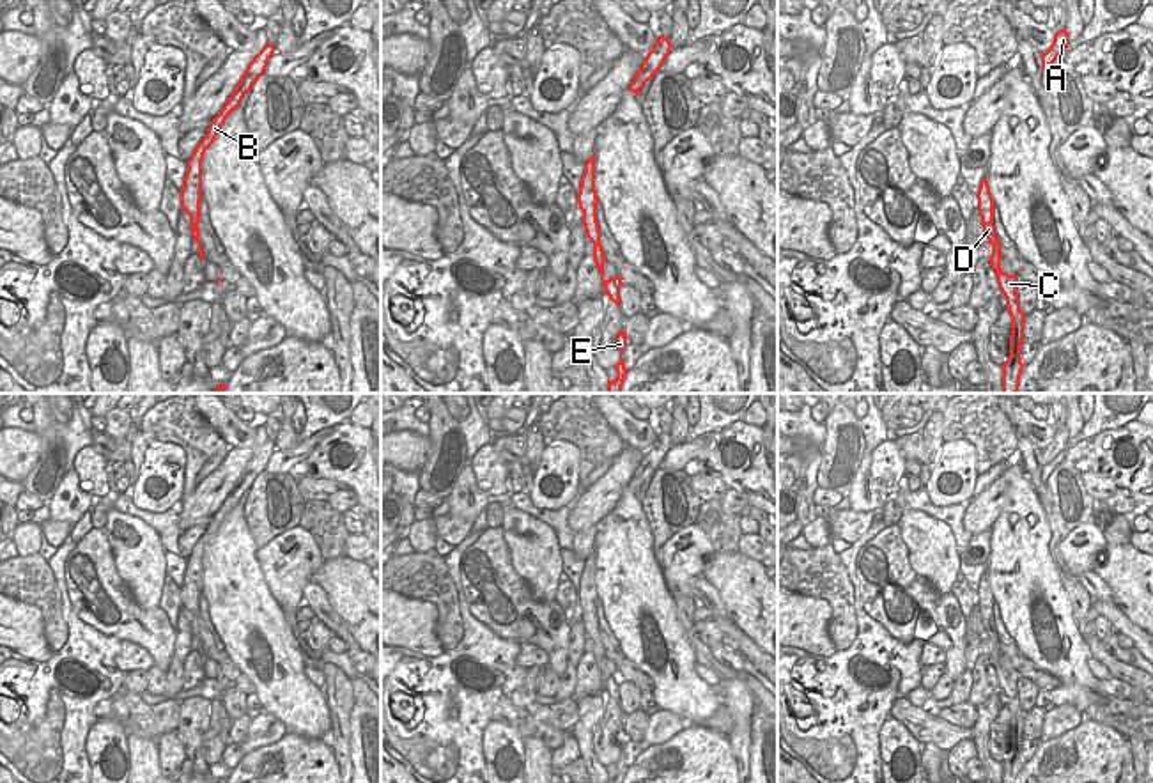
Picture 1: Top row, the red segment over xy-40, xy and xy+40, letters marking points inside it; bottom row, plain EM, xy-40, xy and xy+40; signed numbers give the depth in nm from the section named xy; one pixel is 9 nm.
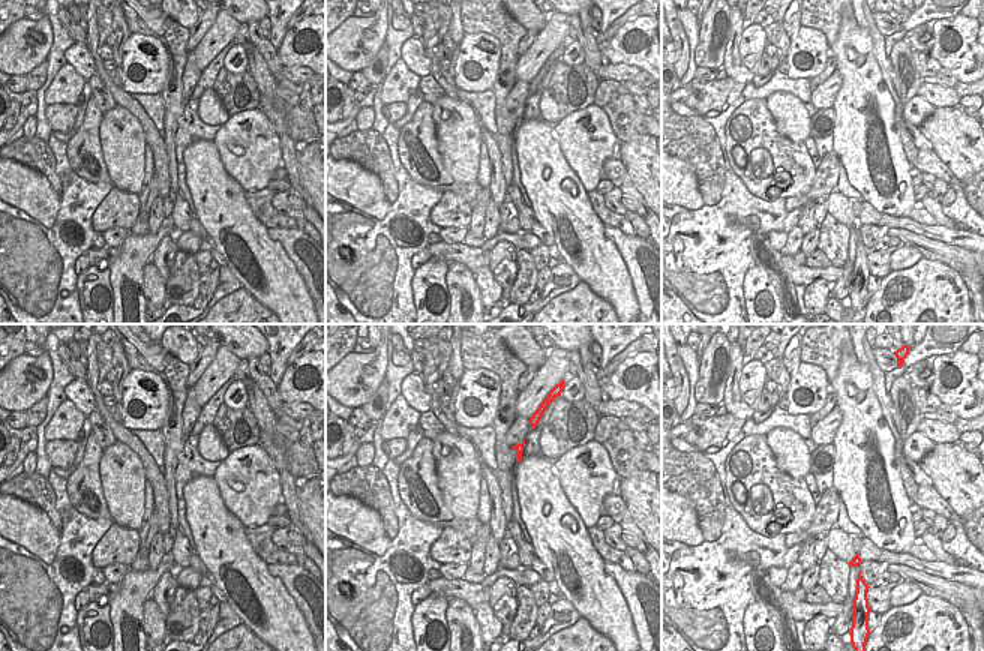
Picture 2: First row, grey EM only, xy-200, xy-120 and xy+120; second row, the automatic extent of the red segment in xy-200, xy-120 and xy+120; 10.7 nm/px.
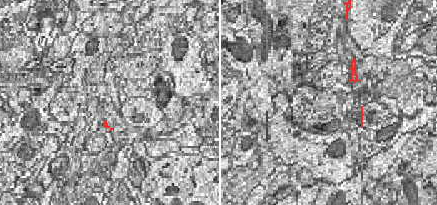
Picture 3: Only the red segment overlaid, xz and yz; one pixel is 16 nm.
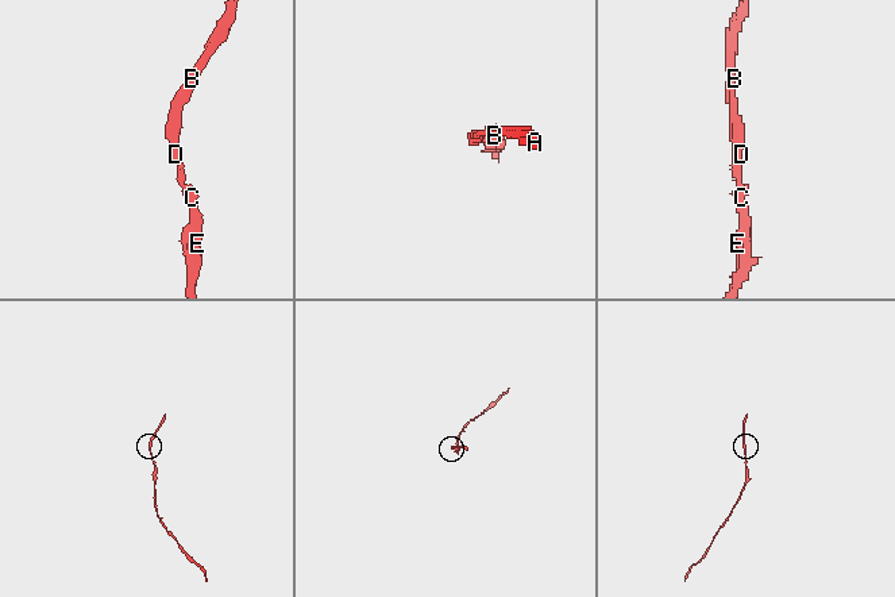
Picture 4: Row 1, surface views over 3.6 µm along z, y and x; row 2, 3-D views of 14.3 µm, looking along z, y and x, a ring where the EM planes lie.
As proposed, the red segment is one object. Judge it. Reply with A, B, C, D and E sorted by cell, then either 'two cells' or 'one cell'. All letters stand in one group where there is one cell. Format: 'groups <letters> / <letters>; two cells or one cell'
groups A B C D E; one cell

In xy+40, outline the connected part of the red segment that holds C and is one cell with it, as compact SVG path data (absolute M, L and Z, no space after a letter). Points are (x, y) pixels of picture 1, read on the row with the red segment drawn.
M987 177L981 179L978 193L978 211L983 223L983 234L992 244L990 266L997 273L997 283L1001 292L1006 298L1006 308L1011 317L1011 335L1010 335L1010 356L1002 365L1002 393L1017 393L1020 386L1020 376L1024 363L1020 358L1020 349L1024 342L1024 321L1025 314L1020 310L1018 294L1017 294L1017 275L1008 275L1001 269L1001 243L995 236L994 227L994 198Z

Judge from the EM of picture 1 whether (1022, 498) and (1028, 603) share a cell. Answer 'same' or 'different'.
same

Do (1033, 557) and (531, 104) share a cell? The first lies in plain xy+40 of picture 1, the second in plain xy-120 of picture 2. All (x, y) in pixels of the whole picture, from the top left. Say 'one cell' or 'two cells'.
two cells

